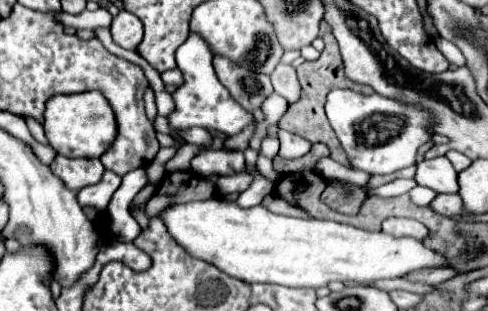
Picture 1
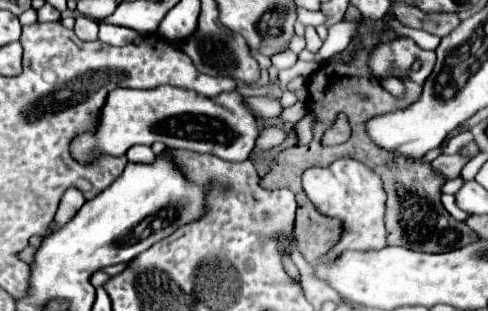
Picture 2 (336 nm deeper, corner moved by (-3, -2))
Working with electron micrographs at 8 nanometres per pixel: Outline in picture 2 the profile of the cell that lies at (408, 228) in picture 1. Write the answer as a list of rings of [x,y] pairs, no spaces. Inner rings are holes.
[[[340,157],[328,167],[310,167],[302,175],[304,179],[304,193],[312,201],[318,213],[330,215],[334,219],[340,219],[342,233],[338,243],[324,255],[328,263],[336,259],[340,253],[352,249],[352,251],[370,251],[370,249],[382,249],[386,245],[386,228],[384,224],[386,193],[382,189],[380,177],[366,167],[364,163]]]

